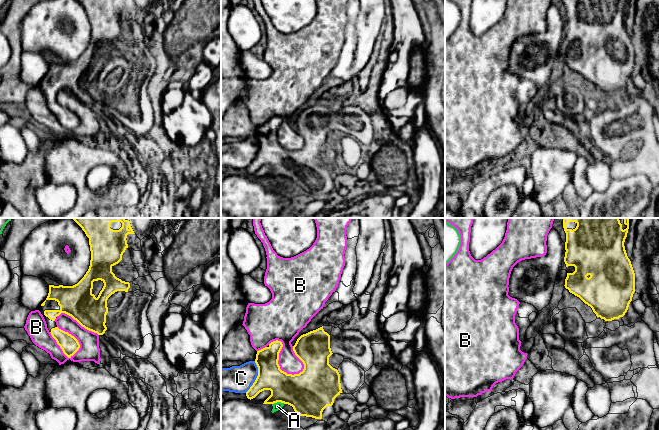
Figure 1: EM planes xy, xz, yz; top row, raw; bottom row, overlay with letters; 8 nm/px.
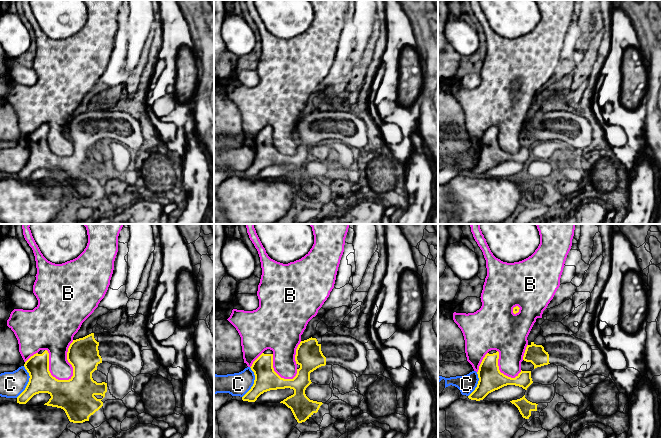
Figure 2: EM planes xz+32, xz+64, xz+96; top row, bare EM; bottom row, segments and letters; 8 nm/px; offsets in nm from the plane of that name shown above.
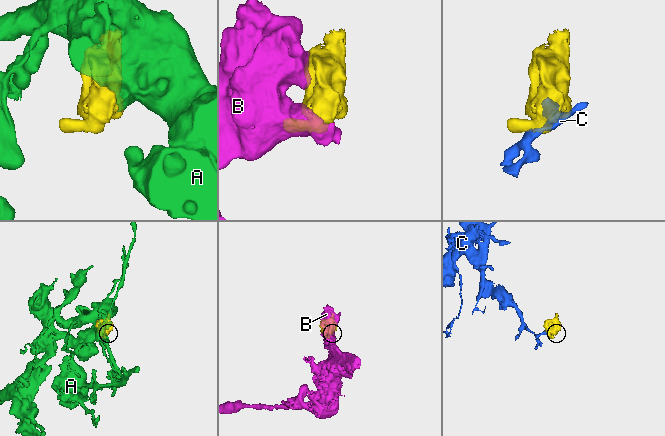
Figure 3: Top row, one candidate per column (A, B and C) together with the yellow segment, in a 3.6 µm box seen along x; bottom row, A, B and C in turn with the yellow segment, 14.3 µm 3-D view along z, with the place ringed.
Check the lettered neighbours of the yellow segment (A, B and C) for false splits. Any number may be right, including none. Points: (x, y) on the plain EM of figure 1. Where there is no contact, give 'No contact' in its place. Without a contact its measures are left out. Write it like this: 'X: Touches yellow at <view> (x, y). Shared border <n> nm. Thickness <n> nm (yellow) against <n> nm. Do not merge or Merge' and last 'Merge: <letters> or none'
A: Touches yellow at xz (278, 177). Shared border 100 nm. Thickness 340 nm (yellow) against 70 nm. Do not merge
B: Touches yellow at xz (278, 135). Shared border 360 nm. Thickness 240 nm (yellow) against 200 nm. Do not merge
C: Touches yellow at xz (257, 153). Shared border 260 nm. Thickness 240 nm (yellow) against 220 nm. Do not merge
Merge: none

